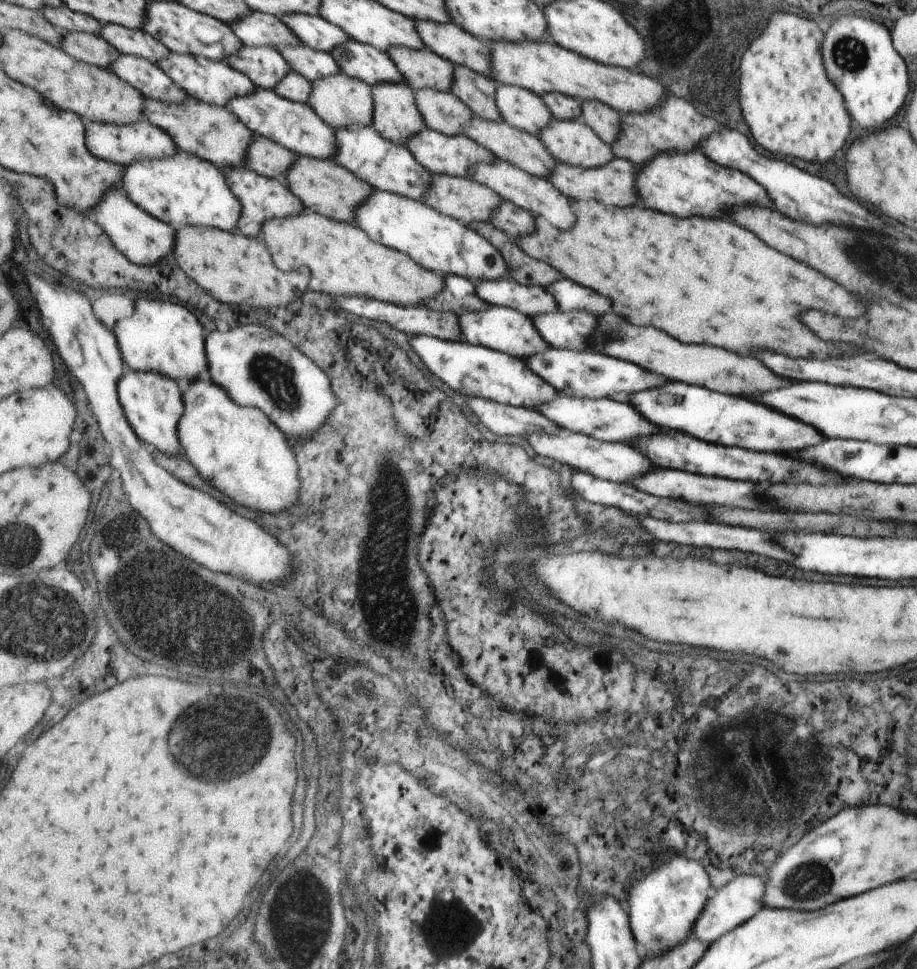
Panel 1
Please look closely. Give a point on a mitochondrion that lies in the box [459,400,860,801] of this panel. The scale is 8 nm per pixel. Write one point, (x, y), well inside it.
(727, 677)

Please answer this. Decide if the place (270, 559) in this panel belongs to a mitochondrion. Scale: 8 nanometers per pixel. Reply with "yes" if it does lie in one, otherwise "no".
no

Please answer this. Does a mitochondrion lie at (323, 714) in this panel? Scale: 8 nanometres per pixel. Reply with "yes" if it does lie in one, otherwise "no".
no

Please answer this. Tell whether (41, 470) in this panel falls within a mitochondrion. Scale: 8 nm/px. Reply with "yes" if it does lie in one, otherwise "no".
no

